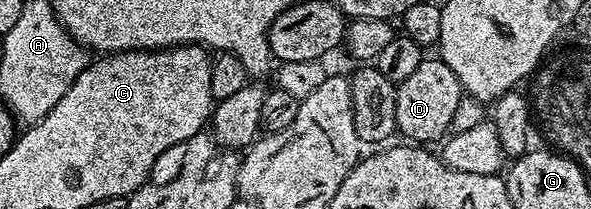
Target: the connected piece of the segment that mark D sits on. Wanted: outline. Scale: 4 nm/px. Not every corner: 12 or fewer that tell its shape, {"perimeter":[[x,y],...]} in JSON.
{"perimeter":[[441,59],[398,82],[397,130],[446,138],[465,95]]}

